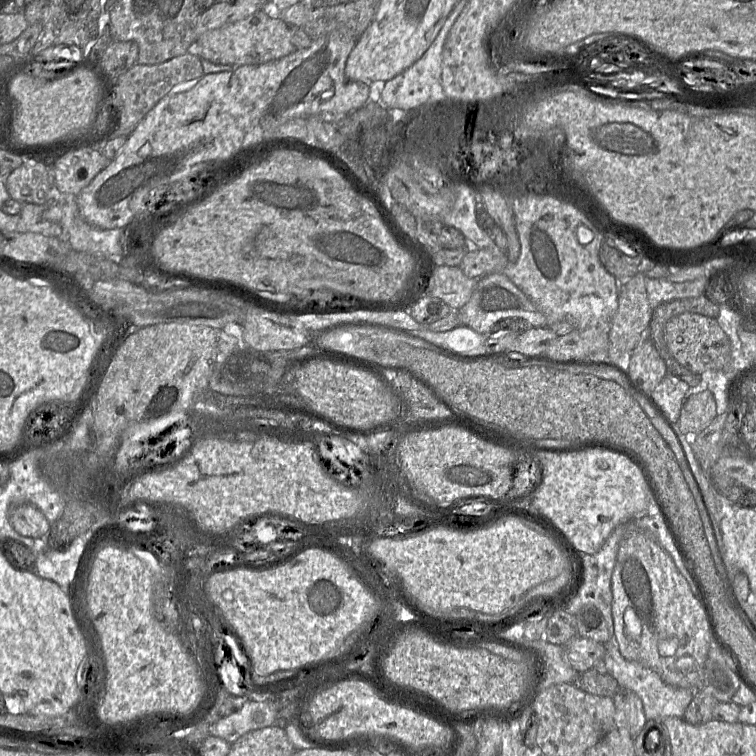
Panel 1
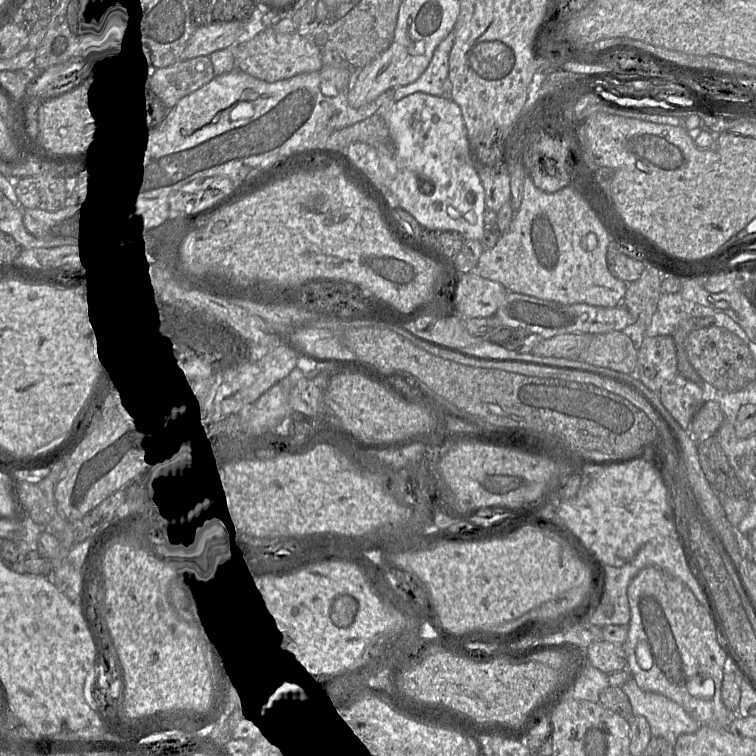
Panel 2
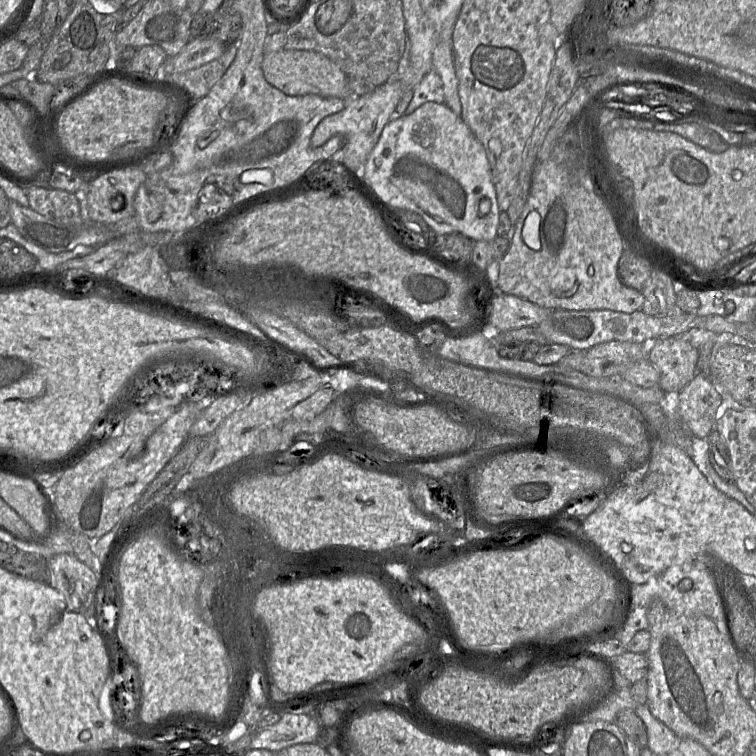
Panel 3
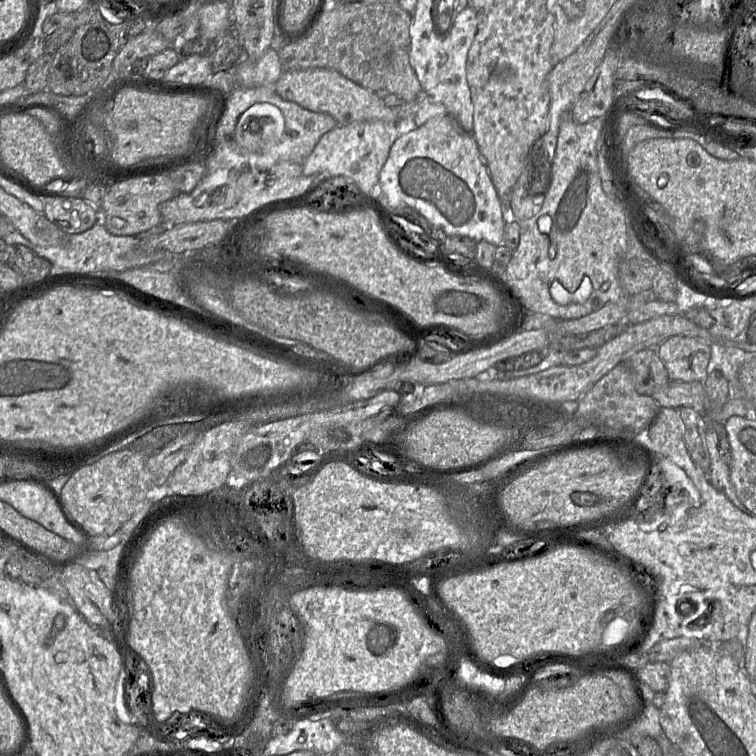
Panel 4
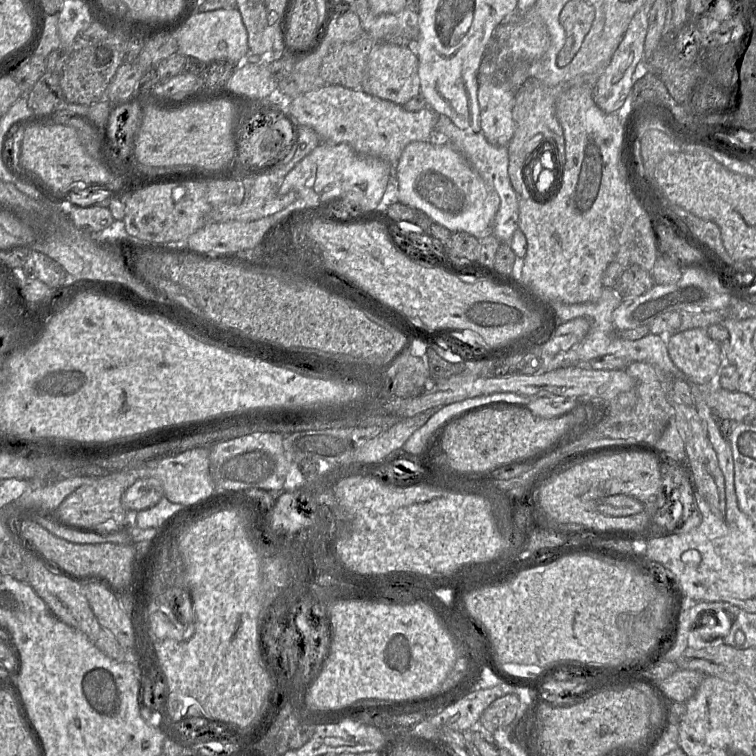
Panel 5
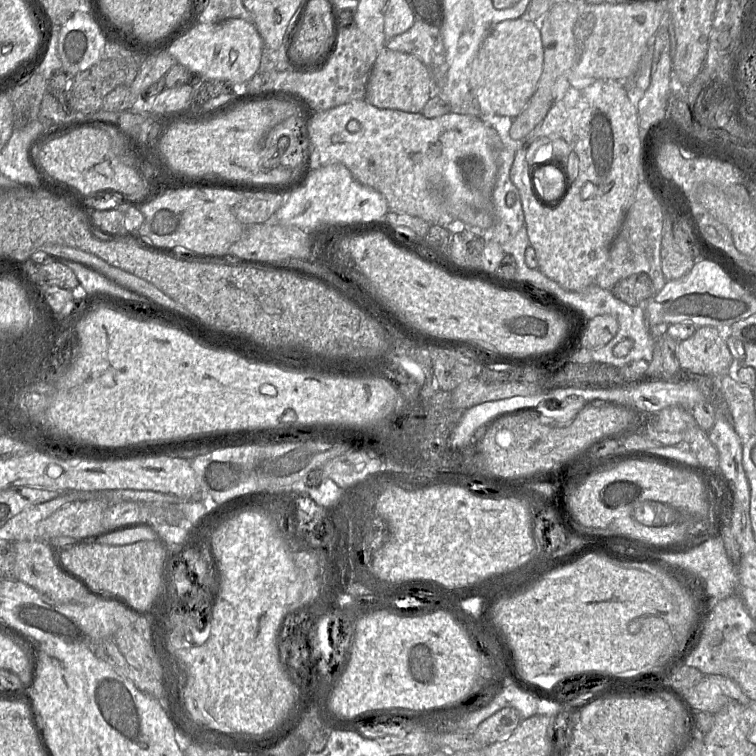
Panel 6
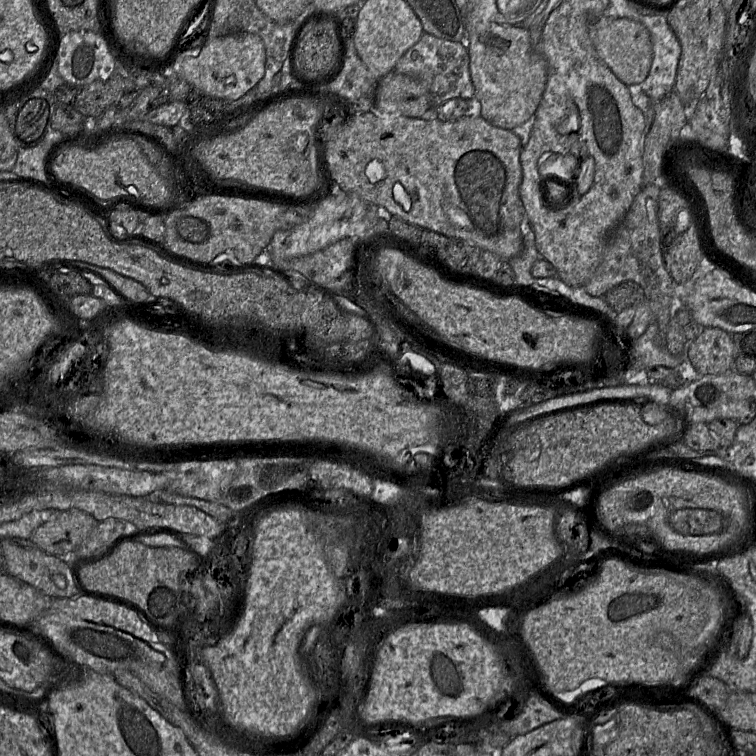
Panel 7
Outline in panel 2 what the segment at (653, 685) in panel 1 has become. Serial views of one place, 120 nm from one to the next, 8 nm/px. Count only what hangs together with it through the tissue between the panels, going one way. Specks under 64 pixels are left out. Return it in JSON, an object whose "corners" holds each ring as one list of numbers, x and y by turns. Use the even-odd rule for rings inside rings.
{"corners":[[632,677,622,686,634,714,646,718,652,736,662,737,674,747,682,734,698,730,699,723,679,704,667,697,642,690]]}

